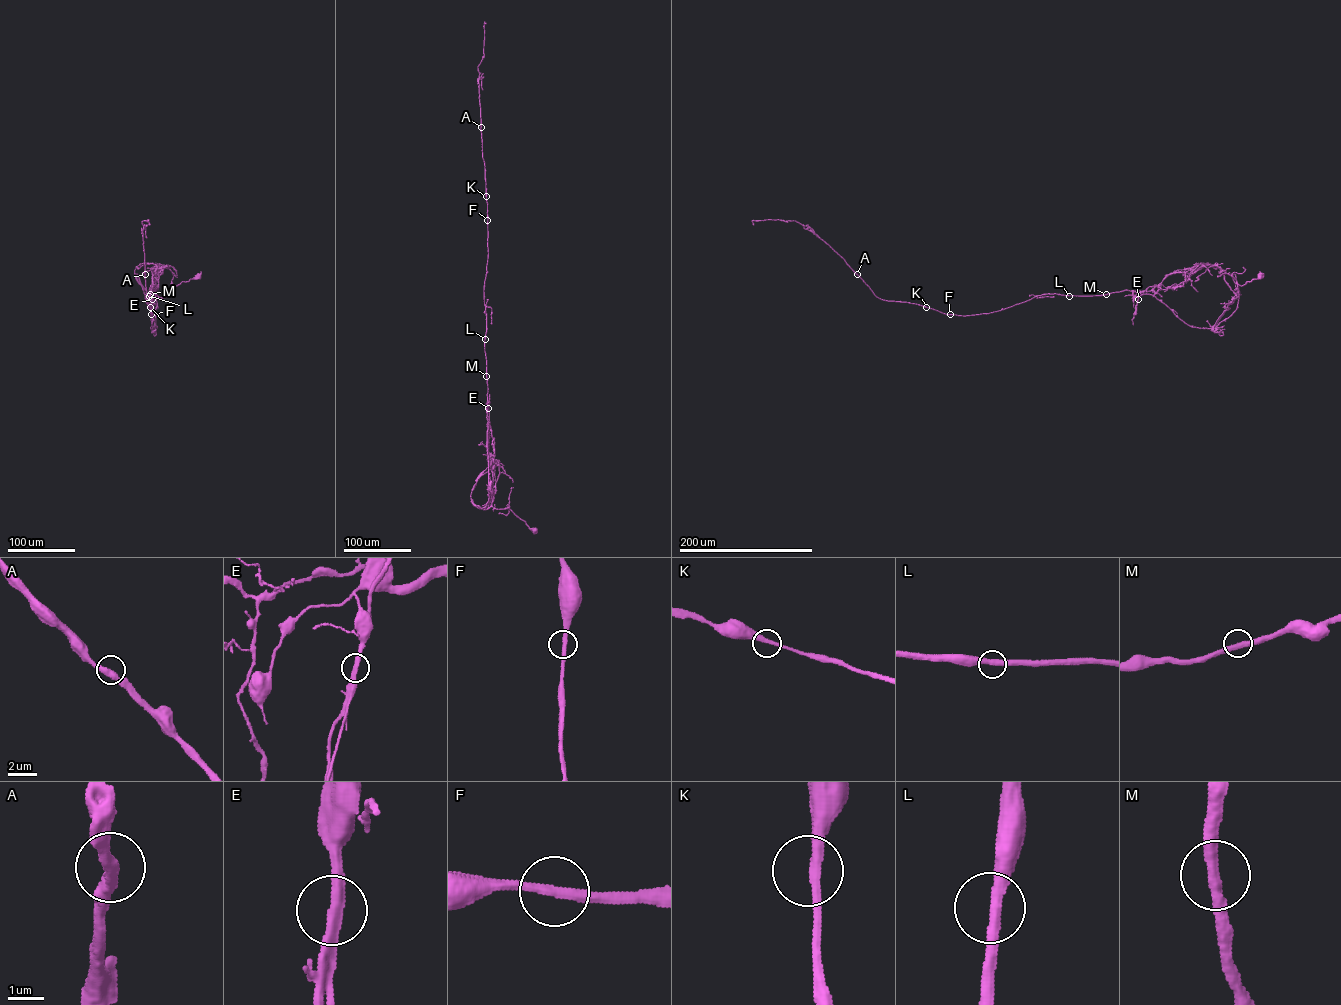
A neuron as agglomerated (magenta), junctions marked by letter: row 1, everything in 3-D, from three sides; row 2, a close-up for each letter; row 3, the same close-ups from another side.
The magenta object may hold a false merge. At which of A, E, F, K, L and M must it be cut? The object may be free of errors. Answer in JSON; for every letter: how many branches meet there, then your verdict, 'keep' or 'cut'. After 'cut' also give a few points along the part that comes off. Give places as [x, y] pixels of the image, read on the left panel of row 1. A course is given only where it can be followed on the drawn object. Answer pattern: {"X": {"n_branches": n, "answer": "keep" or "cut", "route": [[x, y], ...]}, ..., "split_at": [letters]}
{"A": {"n_branches": 2, "answer": "keep"}, "E": {"n_branches": 2, "answer": "keep"}, "F": {"n_branches": 2, "answer": "keep"}, "K": {"n_branches": 2, "answer": "keep"}, "L": {"n_branches": 2, "answer": "keep"}, "M": {"n_branches": 2, "answer": "keep"}, "split_at": []}

